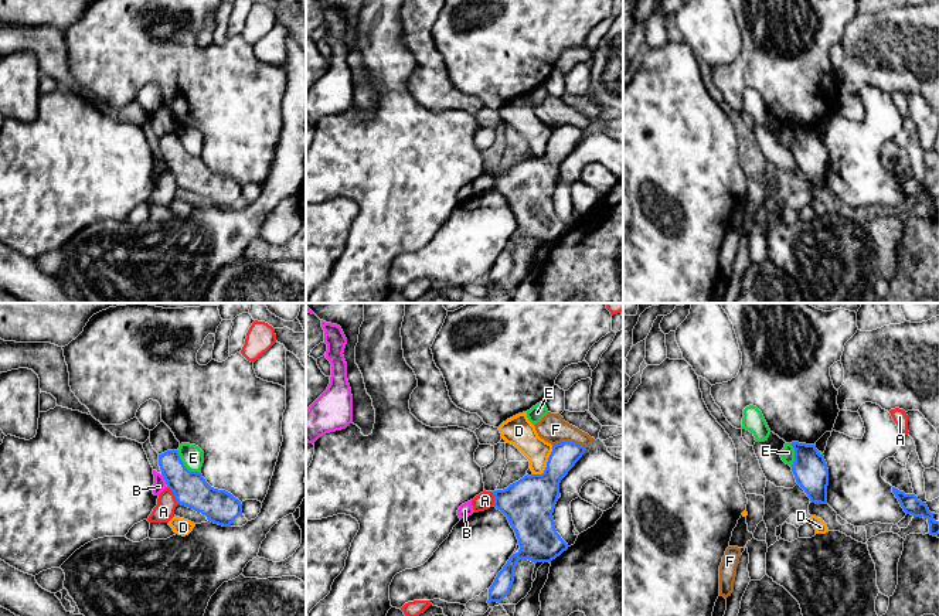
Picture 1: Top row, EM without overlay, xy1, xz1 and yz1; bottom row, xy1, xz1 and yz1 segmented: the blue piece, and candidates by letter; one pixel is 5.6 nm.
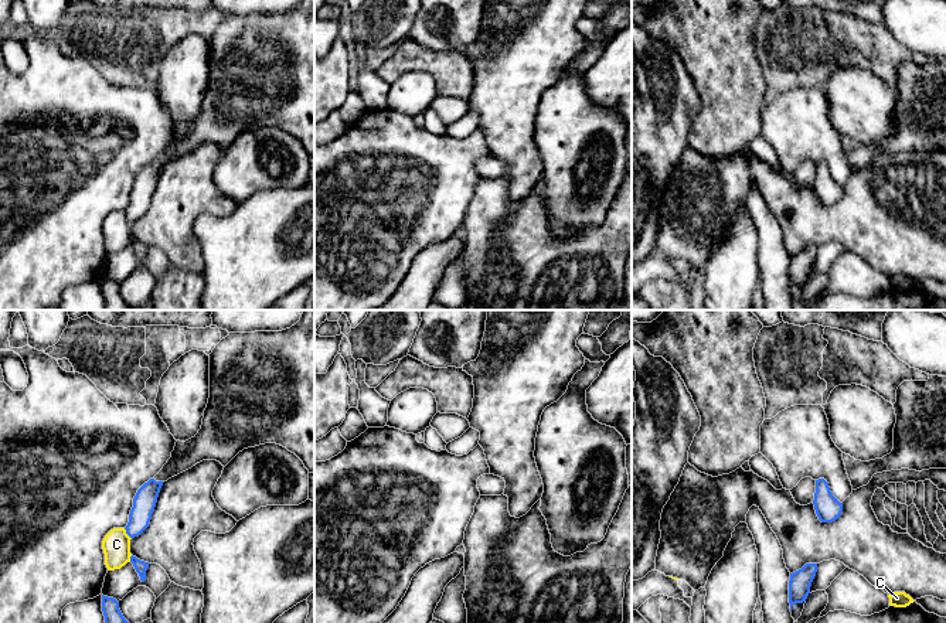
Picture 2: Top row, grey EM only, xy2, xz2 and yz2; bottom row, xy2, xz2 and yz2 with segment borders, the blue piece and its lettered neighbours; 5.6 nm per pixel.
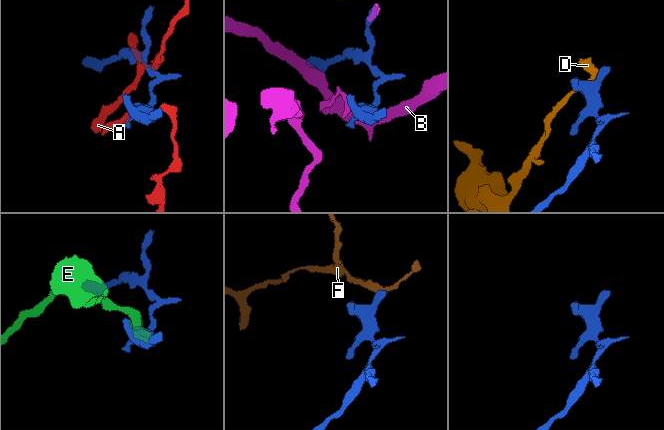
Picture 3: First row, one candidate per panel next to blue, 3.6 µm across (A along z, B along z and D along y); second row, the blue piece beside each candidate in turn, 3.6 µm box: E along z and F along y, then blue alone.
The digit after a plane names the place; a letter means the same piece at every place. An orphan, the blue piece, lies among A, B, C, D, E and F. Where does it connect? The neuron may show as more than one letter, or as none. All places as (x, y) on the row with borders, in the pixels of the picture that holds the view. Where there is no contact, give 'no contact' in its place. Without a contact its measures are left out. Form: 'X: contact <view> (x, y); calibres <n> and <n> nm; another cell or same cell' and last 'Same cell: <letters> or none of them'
A: contact xy1 (173, 493); calibres 200 and 110 nm; another cell
B: contact xy1 (164, 479); calibres 200 and 70 nm; another cell
C: contact xy2 (126, 533); calibres 130 and 160 nm; another cell
D: contact xz1 (547, 465); calibres 280 and 170 nm; another cell
E: contact xy1 (183, 465); calibres 200 and 130 nm; another cell
F: contact xz1 (570, 442); calibres 150 and 160 nm; another cell
Same cell: none of them

